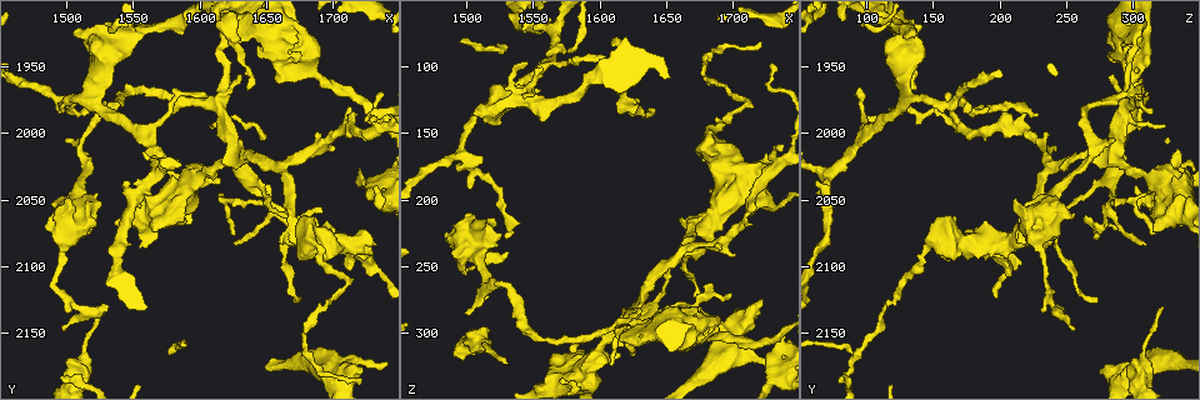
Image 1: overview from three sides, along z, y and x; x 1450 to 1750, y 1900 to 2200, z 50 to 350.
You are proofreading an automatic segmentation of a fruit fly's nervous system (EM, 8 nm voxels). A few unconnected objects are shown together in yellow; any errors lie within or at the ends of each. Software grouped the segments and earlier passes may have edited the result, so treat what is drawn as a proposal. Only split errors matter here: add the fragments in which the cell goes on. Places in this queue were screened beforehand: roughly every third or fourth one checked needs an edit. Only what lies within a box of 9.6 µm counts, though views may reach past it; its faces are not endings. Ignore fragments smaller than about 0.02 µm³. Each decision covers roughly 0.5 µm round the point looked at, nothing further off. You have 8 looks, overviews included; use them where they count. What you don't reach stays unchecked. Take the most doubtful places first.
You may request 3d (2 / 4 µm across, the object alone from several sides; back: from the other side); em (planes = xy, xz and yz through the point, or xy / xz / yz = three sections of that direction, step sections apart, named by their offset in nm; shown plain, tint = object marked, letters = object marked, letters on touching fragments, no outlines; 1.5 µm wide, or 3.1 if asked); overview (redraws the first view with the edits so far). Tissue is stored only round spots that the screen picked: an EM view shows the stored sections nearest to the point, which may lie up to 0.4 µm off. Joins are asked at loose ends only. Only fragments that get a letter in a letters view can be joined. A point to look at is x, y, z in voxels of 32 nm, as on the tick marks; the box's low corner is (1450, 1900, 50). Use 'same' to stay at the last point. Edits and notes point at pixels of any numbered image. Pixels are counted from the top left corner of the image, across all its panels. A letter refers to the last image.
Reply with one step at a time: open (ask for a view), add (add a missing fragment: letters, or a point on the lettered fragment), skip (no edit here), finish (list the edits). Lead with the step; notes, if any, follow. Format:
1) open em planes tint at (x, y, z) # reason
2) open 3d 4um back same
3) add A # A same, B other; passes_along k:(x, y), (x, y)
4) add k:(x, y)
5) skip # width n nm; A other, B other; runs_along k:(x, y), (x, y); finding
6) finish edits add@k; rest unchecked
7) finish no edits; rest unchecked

open 3d 2um at (1498, 2008, 284) # thin end

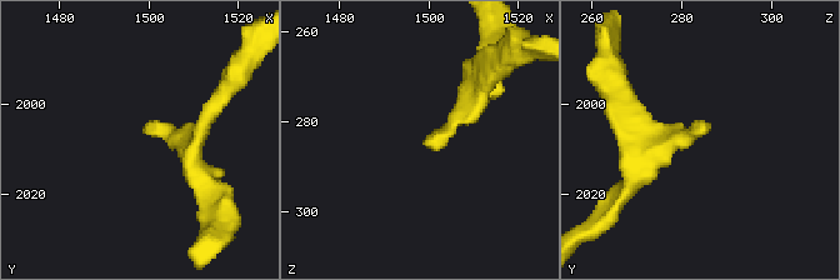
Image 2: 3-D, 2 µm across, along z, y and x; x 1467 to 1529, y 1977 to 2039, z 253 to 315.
open em planes letters at (1501, 2008, 284) # shape alone is not enough

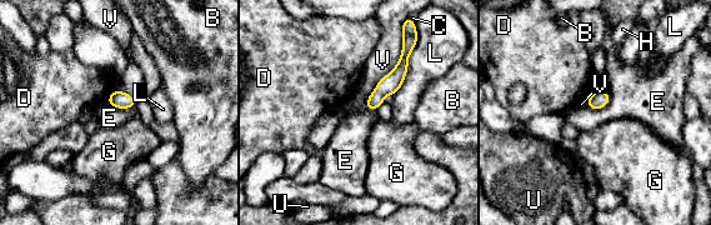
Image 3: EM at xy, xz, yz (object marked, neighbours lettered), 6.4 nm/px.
skip # width 100 nm; B other, C other, D other, E other, G other, H other, L other, U other, V other; runs_along 3:(404, 54), (399, 74), (371, 106); none of them fits

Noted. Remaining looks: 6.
open em planes letters at (1528, 2130, 324) # thin end

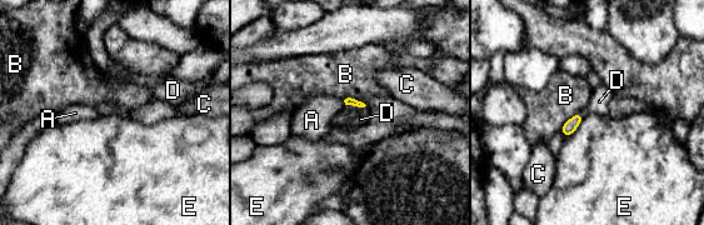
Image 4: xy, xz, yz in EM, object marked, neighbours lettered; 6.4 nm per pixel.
add D # A other, B other, C other, D same, E other; passes_along 4:(348, 101), (355, 105), (360, 119); it goes on there

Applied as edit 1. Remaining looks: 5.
open overview # redraw

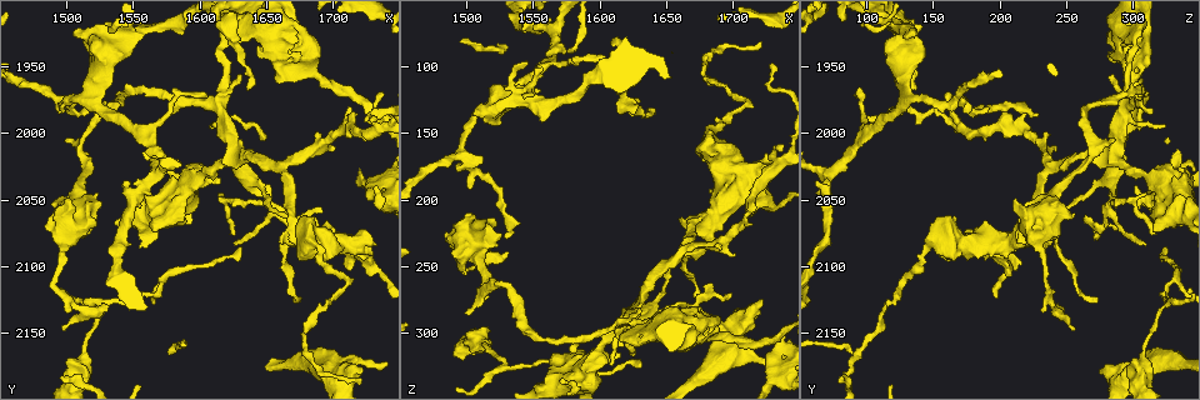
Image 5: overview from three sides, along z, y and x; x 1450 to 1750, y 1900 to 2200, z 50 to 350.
open em planes letters at (1498, 2146, 256) # tapers out

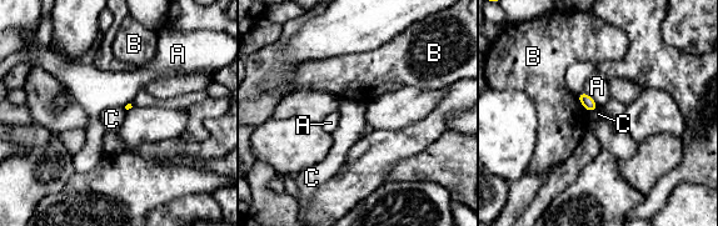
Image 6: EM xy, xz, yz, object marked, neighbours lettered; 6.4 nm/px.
skip # A other, B other, C other; border 6:(583, 91), (599, 106); no lettered fragment goes on from it

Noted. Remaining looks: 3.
finish edits add@4; rest unchecked

